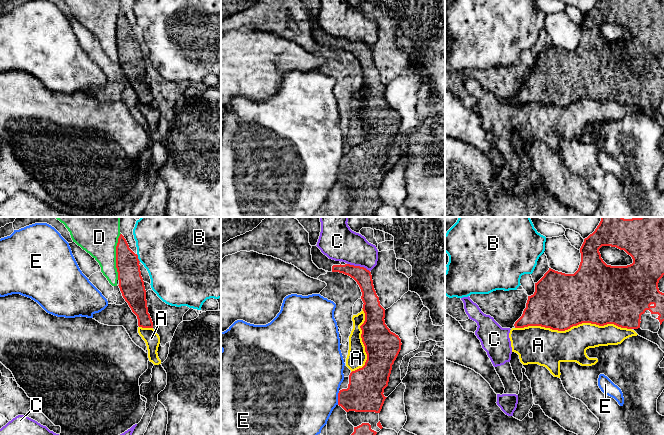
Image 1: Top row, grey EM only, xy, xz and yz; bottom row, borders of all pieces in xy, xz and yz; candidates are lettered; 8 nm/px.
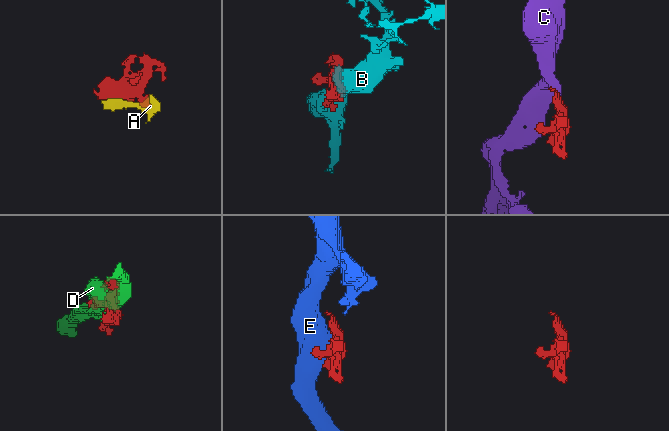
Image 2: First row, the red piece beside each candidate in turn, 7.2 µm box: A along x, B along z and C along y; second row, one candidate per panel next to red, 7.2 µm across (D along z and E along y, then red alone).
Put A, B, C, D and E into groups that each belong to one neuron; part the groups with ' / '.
A C / B / D / E

